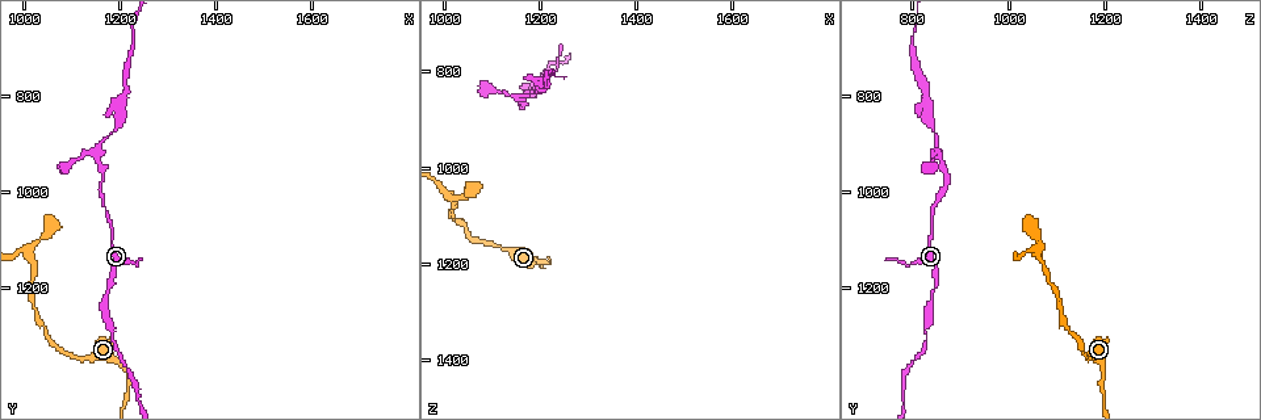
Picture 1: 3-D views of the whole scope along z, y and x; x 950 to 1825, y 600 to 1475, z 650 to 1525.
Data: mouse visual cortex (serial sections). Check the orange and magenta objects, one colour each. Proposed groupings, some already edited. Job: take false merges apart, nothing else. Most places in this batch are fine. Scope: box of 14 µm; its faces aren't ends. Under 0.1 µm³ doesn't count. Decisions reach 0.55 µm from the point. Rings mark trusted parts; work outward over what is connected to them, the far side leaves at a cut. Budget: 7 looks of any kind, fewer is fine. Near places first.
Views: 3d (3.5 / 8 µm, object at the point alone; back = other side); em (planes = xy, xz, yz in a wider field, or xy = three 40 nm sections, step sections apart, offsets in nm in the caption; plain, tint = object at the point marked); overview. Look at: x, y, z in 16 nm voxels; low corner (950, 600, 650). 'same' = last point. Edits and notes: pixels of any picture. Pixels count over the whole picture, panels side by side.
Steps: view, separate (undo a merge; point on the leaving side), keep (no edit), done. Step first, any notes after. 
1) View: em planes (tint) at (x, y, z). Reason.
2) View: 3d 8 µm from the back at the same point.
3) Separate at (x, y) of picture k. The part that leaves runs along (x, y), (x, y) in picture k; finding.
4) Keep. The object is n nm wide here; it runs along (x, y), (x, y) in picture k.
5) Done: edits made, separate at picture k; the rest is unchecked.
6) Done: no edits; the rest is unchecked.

View: 3d 8 µm from the back at (1210, 1370, 1195). Calibre changes.

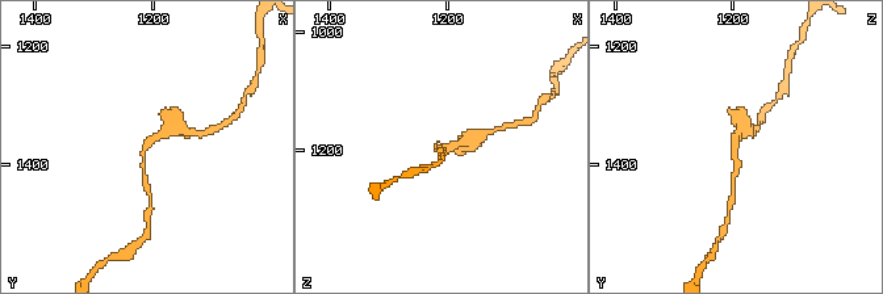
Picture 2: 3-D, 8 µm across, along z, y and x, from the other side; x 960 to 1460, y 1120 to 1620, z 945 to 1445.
View: em xy step 3 (tint) at (1215, 1370, 1200).

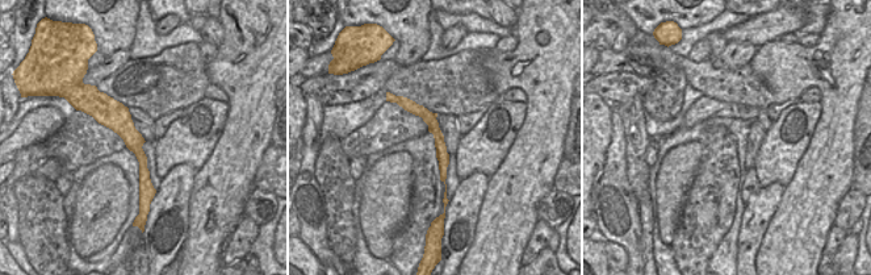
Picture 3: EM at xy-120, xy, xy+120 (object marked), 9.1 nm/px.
Keep. The arms are 150, 350 nm wide; it runs along (174, 121), (145, 146), (145, 181) in picture 2; all the same cell.

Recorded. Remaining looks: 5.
View: 3d 3.5 µm at (1015, 1130, 1060). Three arms meet.

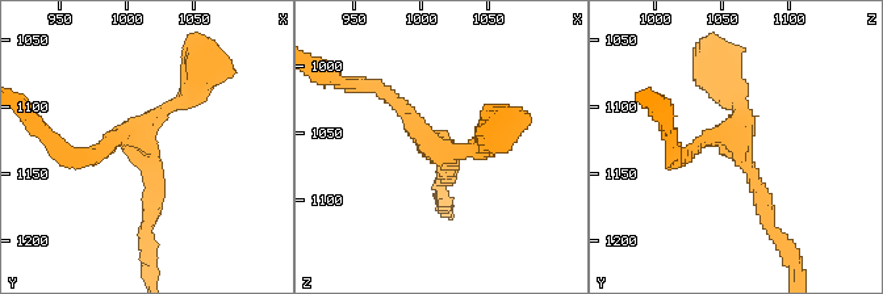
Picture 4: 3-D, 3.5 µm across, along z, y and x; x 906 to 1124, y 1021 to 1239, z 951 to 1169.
View: em xy step 5 (tint) at (1014, 1128, 1064). 3 arms meet here; the arms are 200, 200, 250 nm wide; shape alone is not enough.

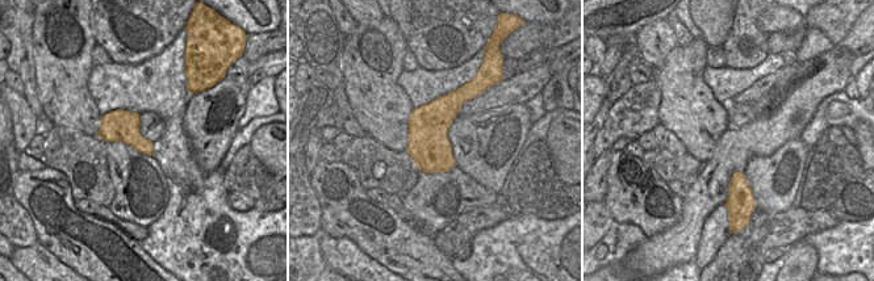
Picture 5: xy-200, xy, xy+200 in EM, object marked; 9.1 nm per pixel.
View: em xy step 2 (tint) at the same point.

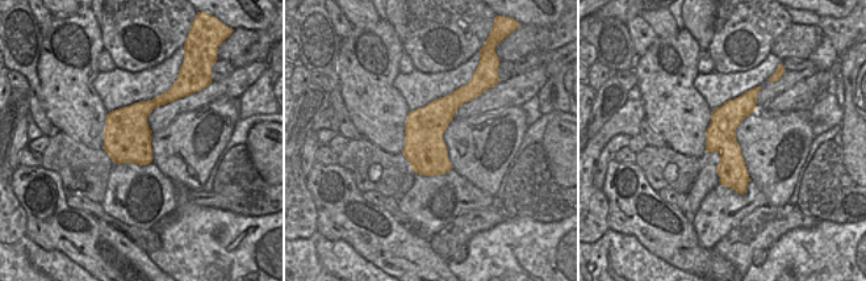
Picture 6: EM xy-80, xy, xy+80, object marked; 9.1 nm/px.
Keep. The object is 380 nm wide here; it runs along (753, 95), (728, 120), (740, 189) in picture 6; one cell here.

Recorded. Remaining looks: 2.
Done: no edits; the rest is unchecked.

